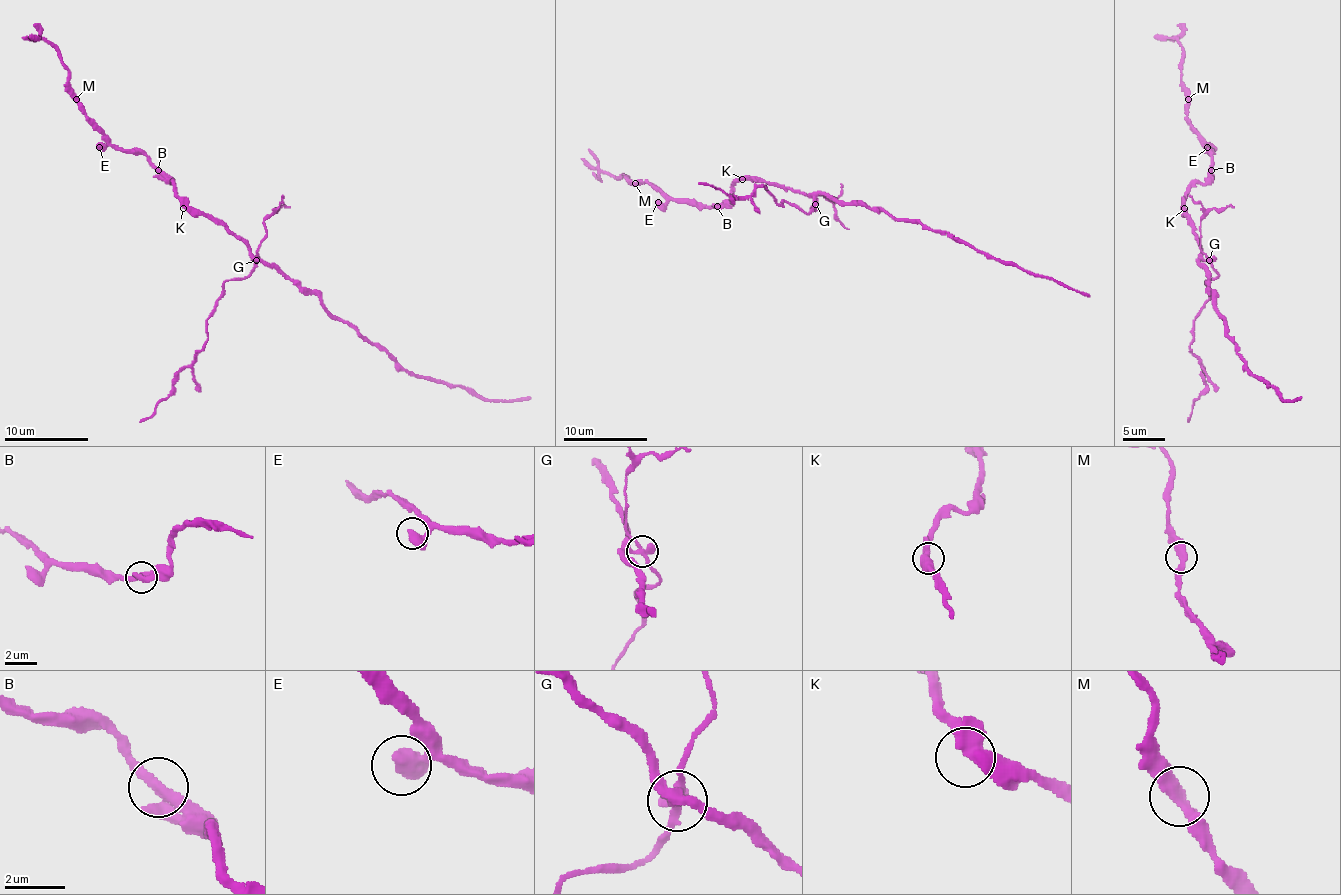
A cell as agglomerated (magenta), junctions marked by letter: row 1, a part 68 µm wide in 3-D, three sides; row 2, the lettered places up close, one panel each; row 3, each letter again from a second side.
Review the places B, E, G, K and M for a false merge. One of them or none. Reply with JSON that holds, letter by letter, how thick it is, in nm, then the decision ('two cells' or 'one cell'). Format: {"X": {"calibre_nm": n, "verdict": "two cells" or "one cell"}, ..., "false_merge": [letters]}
{"B": {"calibre_nm": 320, "verdict": "one cell"}, "E": {"calibre_nm": 400, "verdict": "one cell"}, "G": {"calibre_nm": 360, "verdict": "two cells"}, "K": {"calibre_nm": 360, "verdict": "one cell"}, "M": {"calibre_nm": 420, "verdict": "one cell"}, "false_merge": ["G"]}

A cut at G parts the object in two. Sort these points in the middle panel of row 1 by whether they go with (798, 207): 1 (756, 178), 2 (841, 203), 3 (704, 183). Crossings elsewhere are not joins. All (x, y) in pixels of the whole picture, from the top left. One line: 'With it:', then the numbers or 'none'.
With it: 3

